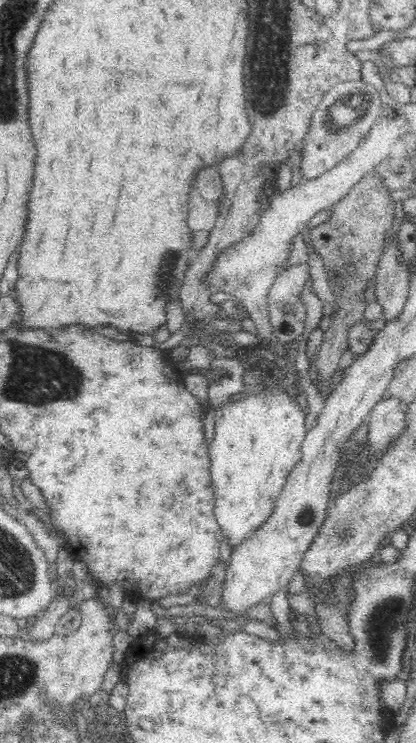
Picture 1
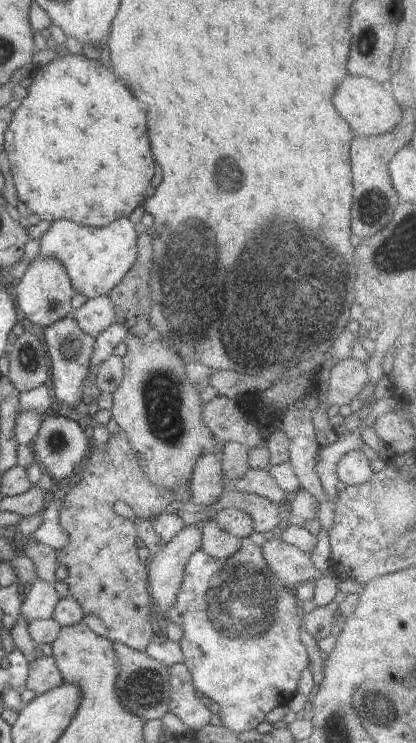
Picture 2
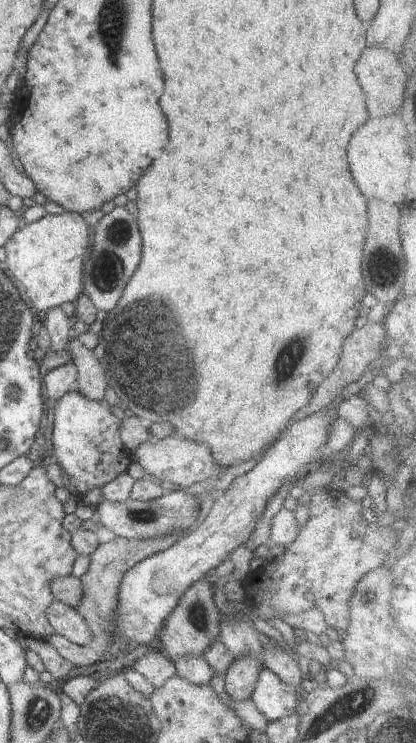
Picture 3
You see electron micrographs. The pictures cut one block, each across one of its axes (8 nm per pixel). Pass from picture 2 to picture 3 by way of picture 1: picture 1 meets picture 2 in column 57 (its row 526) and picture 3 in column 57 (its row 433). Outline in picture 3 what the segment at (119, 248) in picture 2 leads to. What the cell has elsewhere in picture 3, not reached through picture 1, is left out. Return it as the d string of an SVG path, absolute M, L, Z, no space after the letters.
M77 212L47 213L18 229L5 246L7 275L22 284L28 300L38 312L72 302L83 292L82 273L89 255L92 227Z

